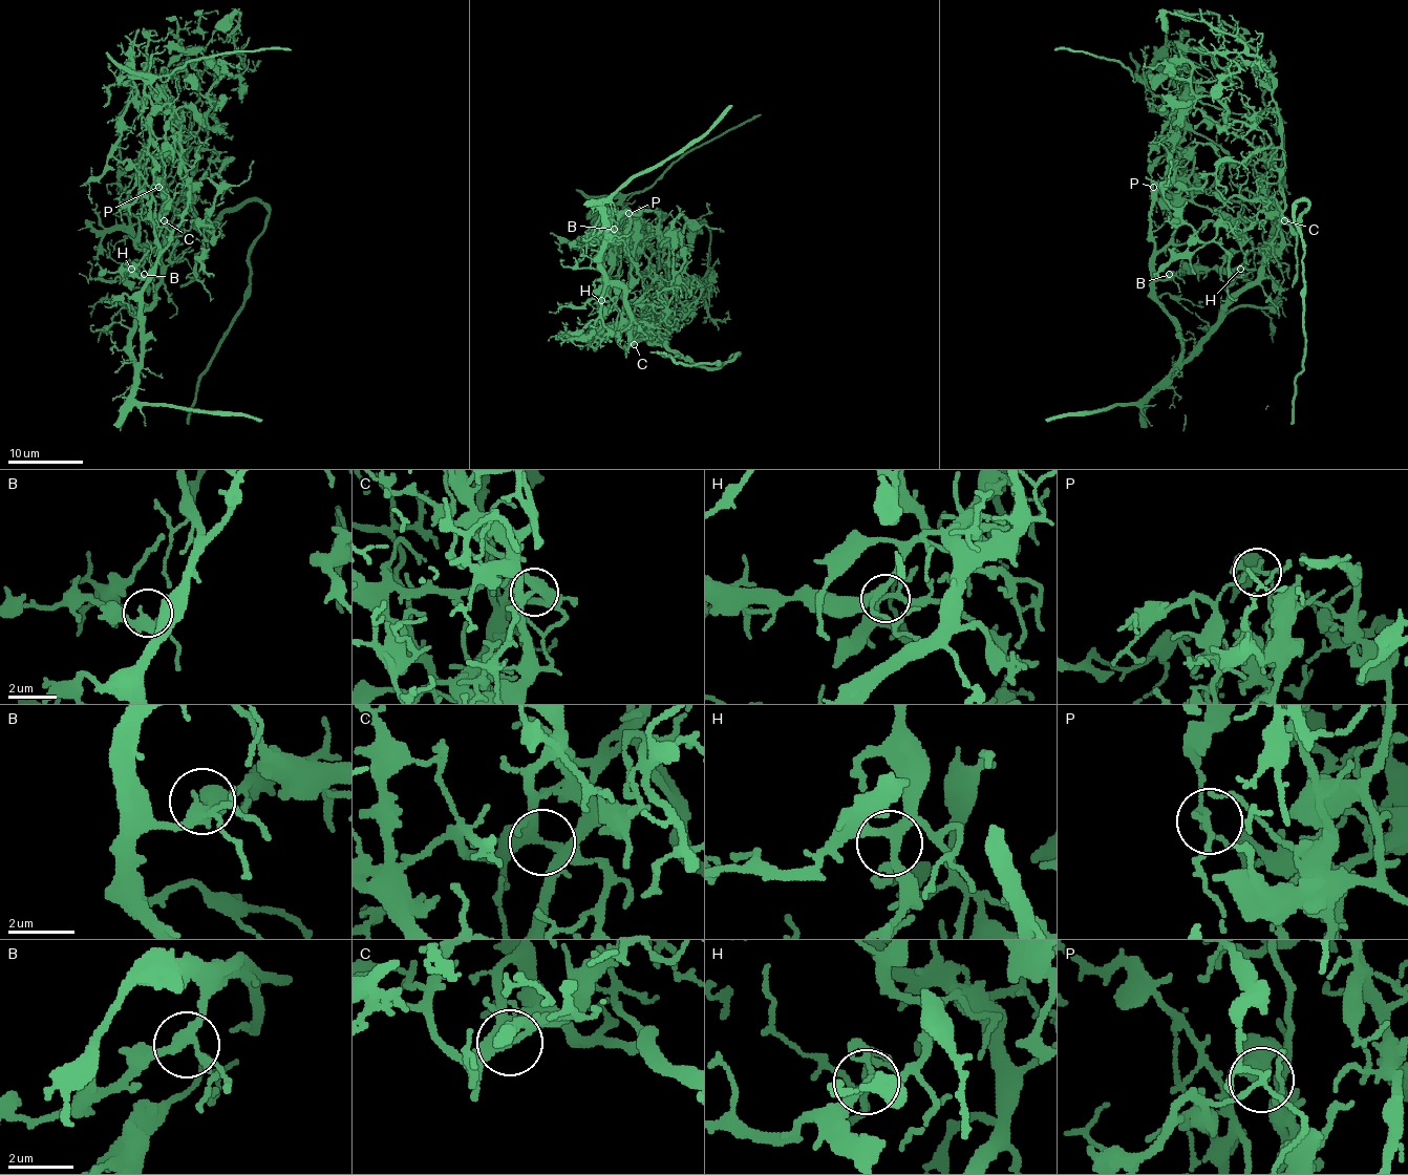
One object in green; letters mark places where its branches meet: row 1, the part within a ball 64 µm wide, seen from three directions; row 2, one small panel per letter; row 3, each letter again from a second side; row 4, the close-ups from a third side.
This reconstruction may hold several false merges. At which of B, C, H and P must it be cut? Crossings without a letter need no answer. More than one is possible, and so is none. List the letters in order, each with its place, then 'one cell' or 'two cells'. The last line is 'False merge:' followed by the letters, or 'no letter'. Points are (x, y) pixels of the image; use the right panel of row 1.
B: place (1169, 274); one cell
C: place (1284, 220); two cells
H: place (1240, 269); one cell
P: place (1153, 187); two cells
False merge: C, P

